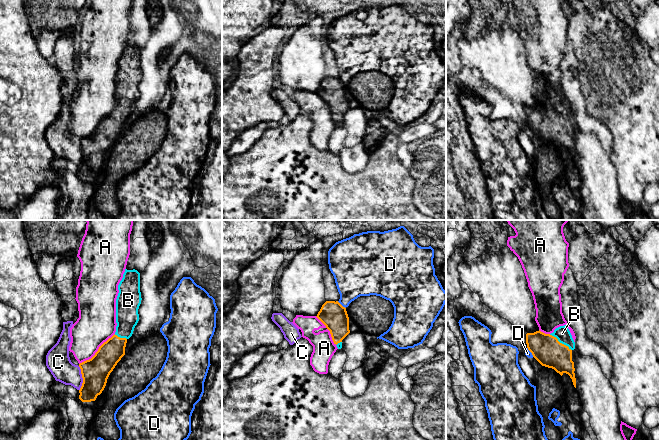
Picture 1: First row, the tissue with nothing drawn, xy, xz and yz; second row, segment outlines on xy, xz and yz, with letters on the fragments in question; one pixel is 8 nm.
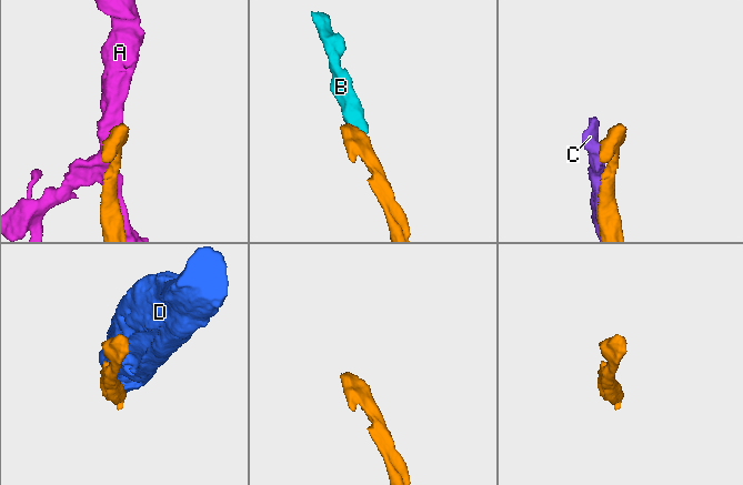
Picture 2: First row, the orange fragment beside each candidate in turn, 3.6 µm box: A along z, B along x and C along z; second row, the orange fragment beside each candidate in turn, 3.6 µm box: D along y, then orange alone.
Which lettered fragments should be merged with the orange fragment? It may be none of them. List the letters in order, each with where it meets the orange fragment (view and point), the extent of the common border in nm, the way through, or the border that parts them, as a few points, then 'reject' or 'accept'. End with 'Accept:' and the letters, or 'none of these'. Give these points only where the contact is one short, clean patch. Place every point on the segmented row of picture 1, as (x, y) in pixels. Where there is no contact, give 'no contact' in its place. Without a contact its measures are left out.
A: xy (97, 351) | 380 nm | reject
B: yz (559, 342) | 220 nm | across yz (546, 349), (552, 349), (559, 342), (562, 333) | accept
C: xy (82, 377) | 200 nm | reject
D: xz (340, 304) | 90 nm | reject
Accept: B

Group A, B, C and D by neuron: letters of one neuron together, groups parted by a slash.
A / B / C / D

